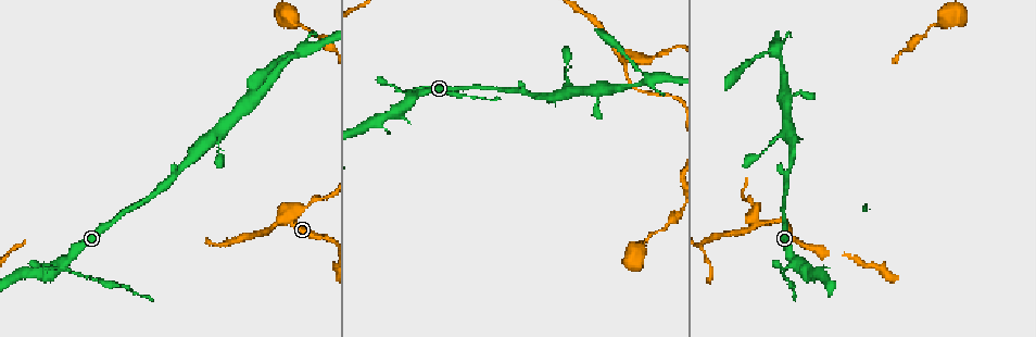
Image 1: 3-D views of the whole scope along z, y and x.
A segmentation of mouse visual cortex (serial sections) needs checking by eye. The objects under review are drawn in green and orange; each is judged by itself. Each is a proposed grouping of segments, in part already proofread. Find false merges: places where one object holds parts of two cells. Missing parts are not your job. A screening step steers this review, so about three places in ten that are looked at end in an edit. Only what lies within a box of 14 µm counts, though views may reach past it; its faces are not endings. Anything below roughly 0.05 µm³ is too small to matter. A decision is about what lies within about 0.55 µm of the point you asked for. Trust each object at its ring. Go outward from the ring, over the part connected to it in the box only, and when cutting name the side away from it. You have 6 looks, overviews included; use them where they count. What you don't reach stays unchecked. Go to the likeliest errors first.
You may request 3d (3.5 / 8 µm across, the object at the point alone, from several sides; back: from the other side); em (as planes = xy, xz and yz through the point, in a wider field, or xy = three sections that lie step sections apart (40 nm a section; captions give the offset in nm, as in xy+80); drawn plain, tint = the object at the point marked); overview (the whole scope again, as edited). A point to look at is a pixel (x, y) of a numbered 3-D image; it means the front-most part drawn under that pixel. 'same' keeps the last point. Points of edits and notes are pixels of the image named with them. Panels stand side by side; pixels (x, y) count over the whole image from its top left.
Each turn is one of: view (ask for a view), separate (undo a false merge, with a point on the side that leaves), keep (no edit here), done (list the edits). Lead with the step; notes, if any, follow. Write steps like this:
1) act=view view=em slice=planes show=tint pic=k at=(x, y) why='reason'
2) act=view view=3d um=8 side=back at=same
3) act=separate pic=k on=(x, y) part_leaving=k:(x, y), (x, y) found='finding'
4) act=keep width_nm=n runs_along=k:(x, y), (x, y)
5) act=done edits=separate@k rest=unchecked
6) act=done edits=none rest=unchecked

act=view view=3d um=3.5 pic=1 at=(763, 223) why='three arms meet'

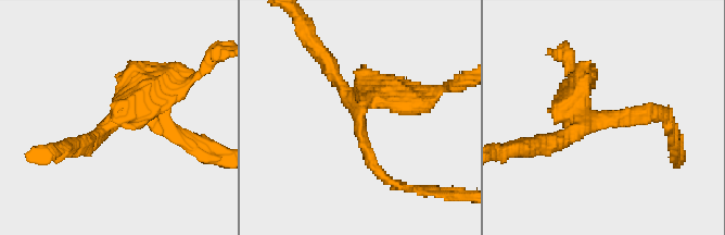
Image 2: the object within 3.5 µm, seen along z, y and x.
act=view view=em slice=xy step=2 show=tint pic=2 at=(113, 123) arms=3 arm_widths_nm=200,200,450

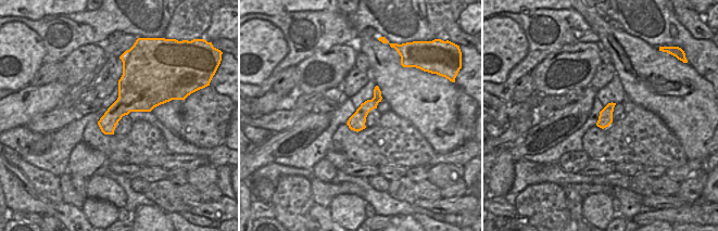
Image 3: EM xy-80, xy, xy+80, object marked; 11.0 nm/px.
act=keep runs_along=2:(660, 113), (596, 123), (574, 106), (580, 83) found='all the same cell'

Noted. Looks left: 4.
act=view view=3d um=3.5 side=back pic=1 at=(412, 96)

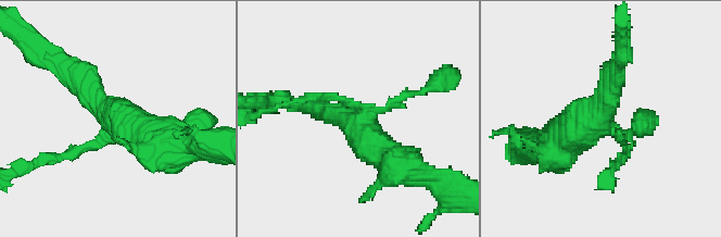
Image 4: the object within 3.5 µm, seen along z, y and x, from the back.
act=view view=em slice=xy step=5 show=tint pic=4 at=(599, 118)

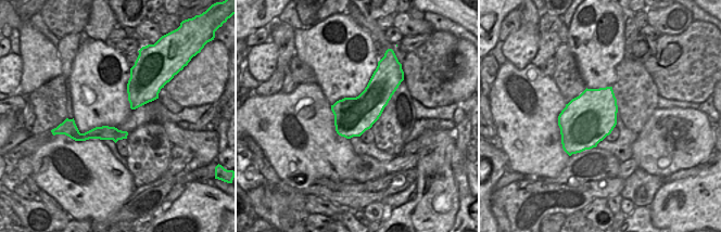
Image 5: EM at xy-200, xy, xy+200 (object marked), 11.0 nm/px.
act=separate pic=4 on=(79, 149) found='a second cell is stuck on'

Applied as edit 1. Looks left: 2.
act=done edits=separate@4 rest=unchecked

